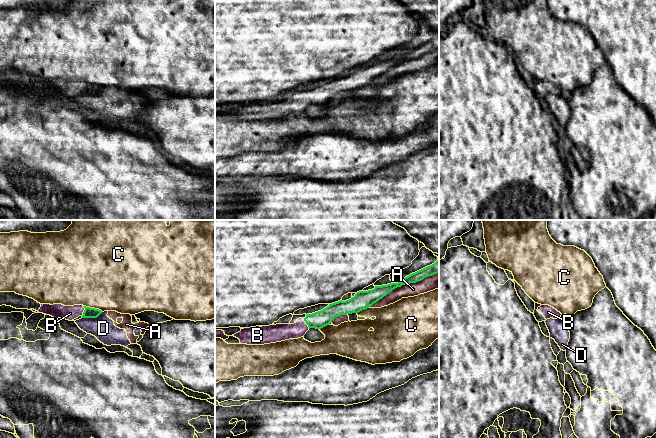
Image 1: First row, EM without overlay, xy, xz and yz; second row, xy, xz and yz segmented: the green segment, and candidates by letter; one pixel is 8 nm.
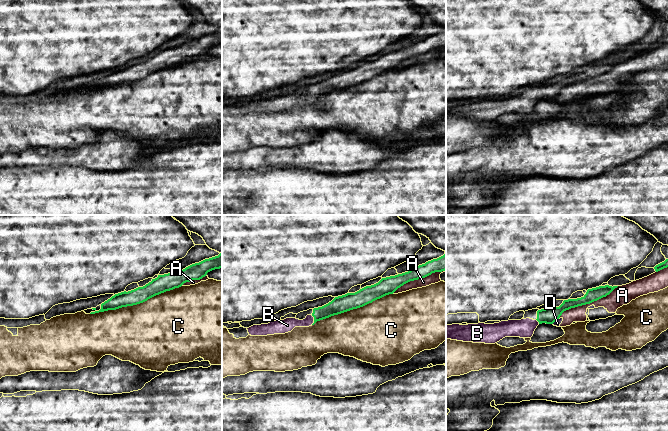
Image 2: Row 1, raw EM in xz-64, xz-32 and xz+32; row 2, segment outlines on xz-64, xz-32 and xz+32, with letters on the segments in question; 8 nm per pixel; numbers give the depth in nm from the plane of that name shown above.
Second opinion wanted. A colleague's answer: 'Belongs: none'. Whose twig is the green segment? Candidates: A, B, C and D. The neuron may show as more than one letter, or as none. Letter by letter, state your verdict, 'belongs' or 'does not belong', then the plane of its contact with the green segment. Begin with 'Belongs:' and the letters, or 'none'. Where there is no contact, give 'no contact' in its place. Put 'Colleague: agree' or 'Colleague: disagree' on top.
Colleague: disagree
Belongs: B
A: does not belong | xz
B: belongs | xy
C: does not belong | xy
D: does not belong | xy

